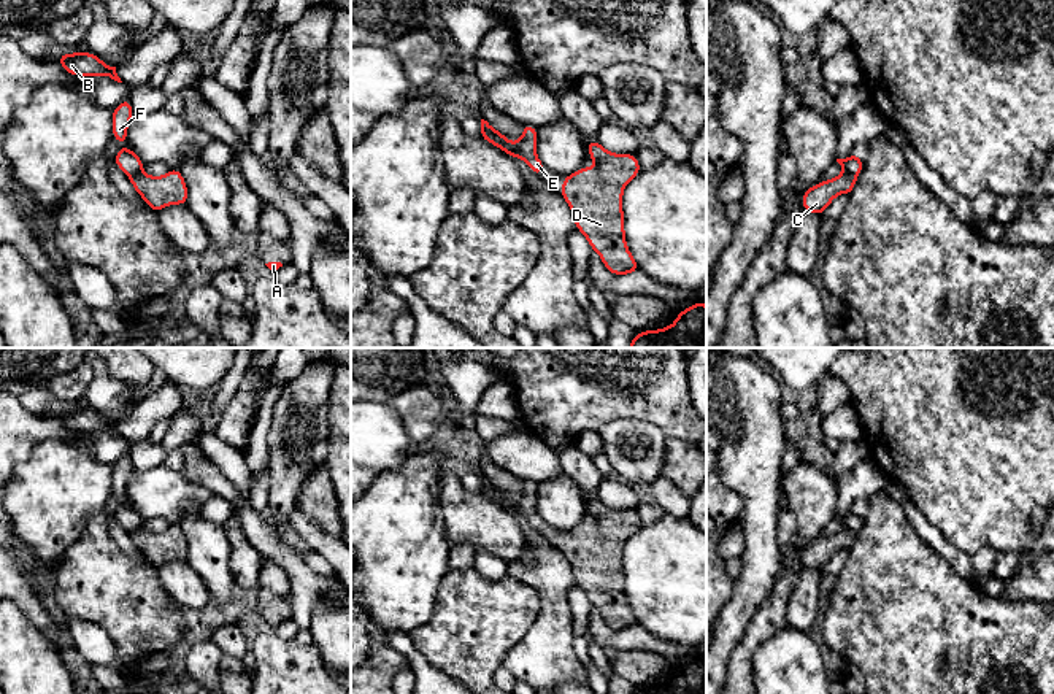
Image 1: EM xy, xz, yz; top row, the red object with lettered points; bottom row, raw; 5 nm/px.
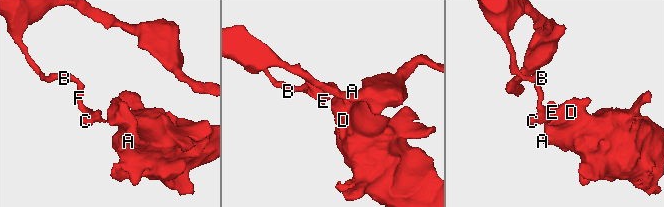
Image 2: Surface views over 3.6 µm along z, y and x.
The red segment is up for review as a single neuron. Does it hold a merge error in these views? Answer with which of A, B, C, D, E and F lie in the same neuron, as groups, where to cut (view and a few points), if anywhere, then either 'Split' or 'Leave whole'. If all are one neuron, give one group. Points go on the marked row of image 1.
Groups: A C D E / B F. Split along xz (492, 129), (499, 143), (516, 156). Split

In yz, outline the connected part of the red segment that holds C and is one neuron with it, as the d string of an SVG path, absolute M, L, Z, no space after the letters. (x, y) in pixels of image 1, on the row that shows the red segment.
M843 173L832 179L811 186L802 195L802 206L805 211L822 214L832 200L840 194L851 194L856 187L856 176Z

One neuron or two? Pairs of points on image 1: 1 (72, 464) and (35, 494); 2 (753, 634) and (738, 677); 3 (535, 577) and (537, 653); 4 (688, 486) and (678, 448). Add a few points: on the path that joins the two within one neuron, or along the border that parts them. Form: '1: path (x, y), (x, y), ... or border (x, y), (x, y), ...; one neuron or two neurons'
1: path (62, 474), (45, 491); one neuron
2: path (748, 645), (740, 666); one neuron
3: path (550, 596), (550, 634); one neuron
4: path (688, 477), (688, 467), (681, 458); one neuron

